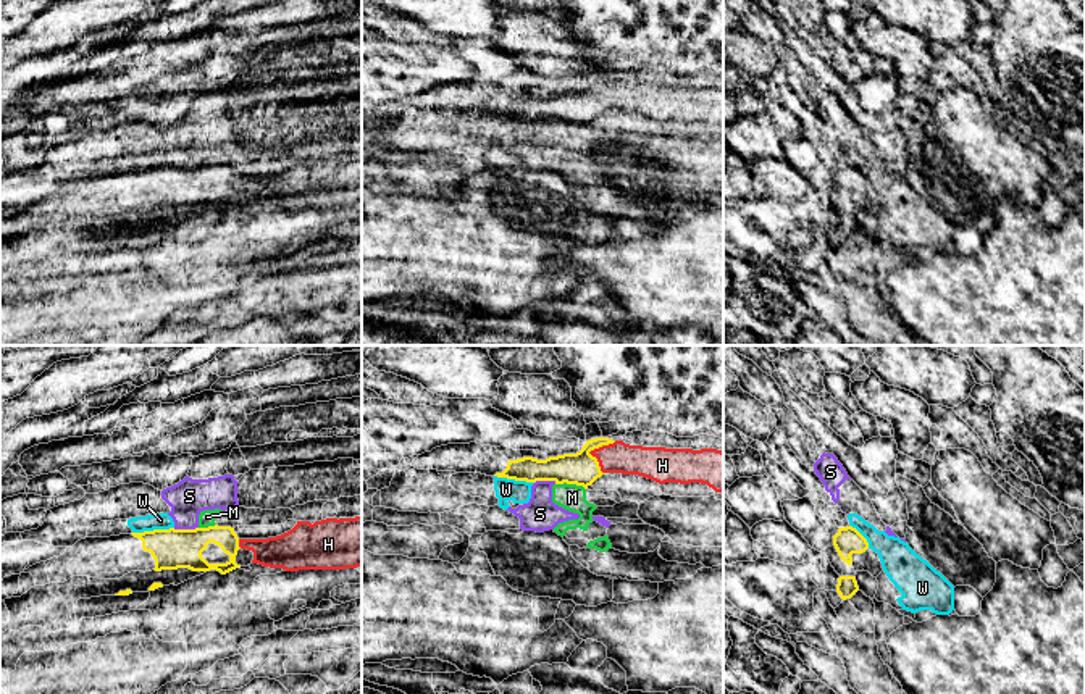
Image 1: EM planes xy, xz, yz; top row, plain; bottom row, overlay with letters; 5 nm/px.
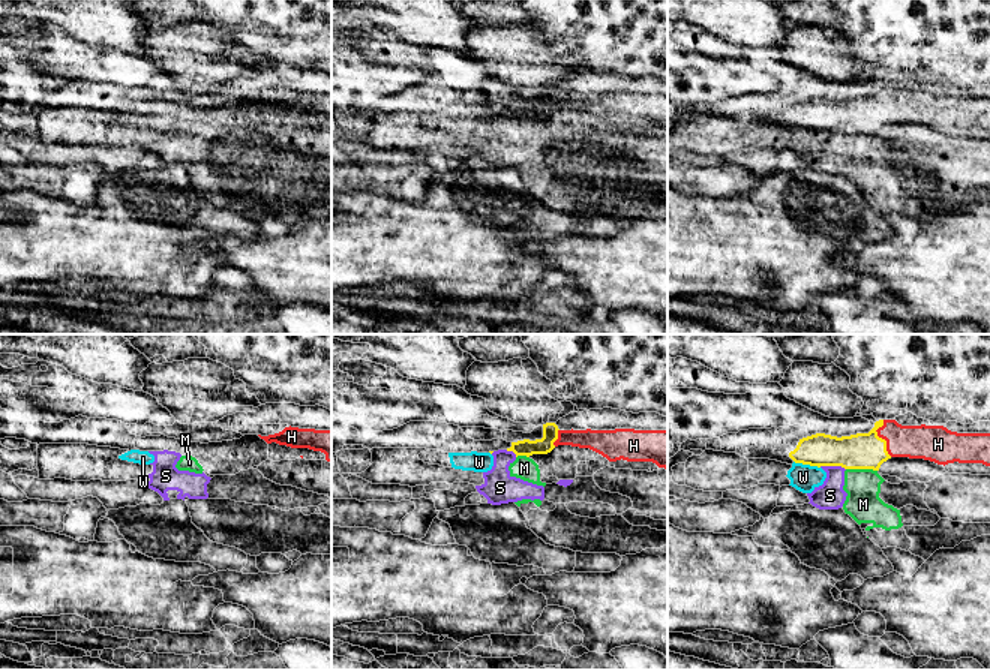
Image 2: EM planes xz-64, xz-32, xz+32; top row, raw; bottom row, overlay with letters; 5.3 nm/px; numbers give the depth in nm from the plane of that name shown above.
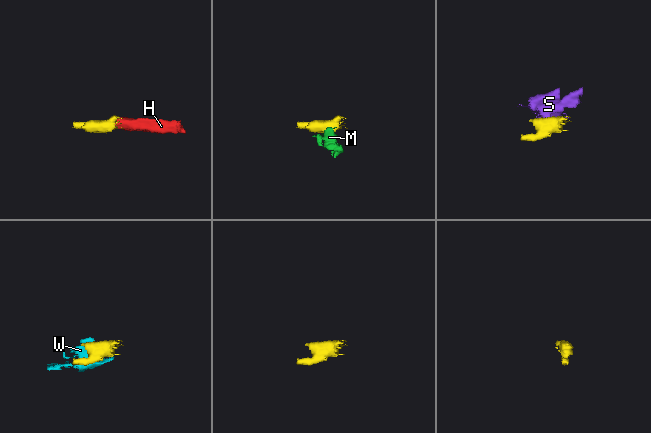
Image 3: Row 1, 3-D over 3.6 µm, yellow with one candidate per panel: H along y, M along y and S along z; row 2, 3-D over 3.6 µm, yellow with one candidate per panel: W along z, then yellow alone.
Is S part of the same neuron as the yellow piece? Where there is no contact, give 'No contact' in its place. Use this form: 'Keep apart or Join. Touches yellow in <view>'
Keep apart. Touches yellow in xy

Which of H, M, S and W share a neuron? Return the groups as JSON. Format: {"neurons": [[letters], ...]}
{"neurons": [["H"], ["M", "S", "W"]]}

